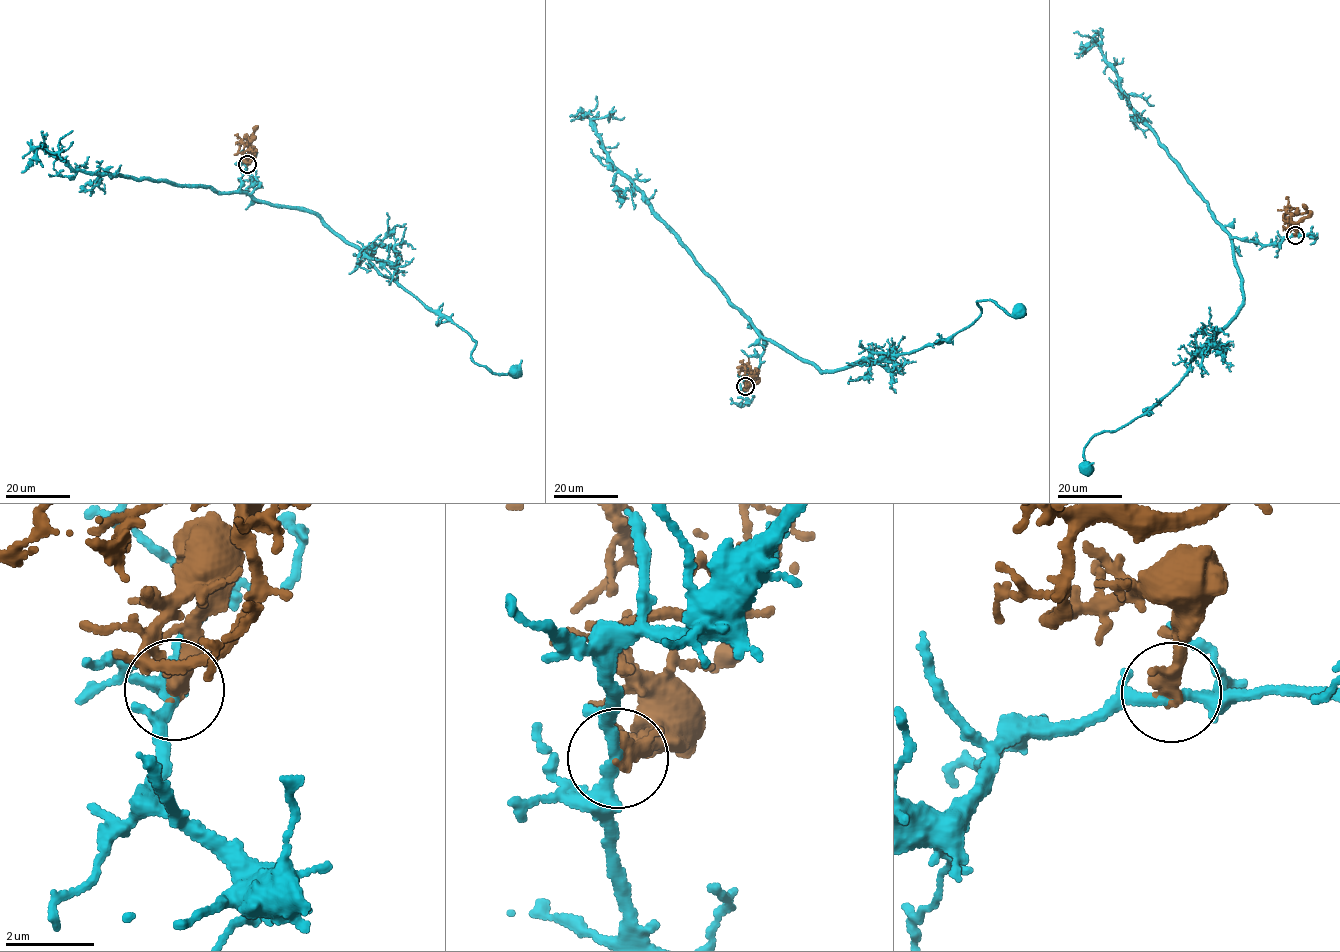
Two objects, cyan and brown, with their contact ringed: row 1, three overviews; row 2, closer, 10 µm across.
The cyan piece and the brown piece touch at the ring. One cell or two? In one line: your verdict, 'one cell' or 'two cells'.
two cells

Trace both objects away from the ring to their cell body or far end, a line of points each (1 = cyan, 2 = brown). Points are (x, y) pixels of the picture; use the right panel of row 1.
1: (1295, 235), (1263, 245), (1232, 239), (1242, 303), (1233, 318), (1149, 411), (1094, 435), (1084, 448), (1088, 468)
2: (1295, 235), (1295, 228), (1286, 229), (1292, 216), (1306, 211), (1302, 204)

